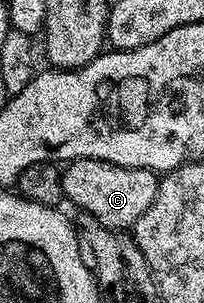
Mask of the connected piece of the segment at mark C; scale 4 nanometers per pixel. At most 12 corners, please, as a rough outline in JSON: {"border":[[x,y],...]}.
{"border":[[78,158],[63,197],[108,230],[150,208],[155,170]]}

